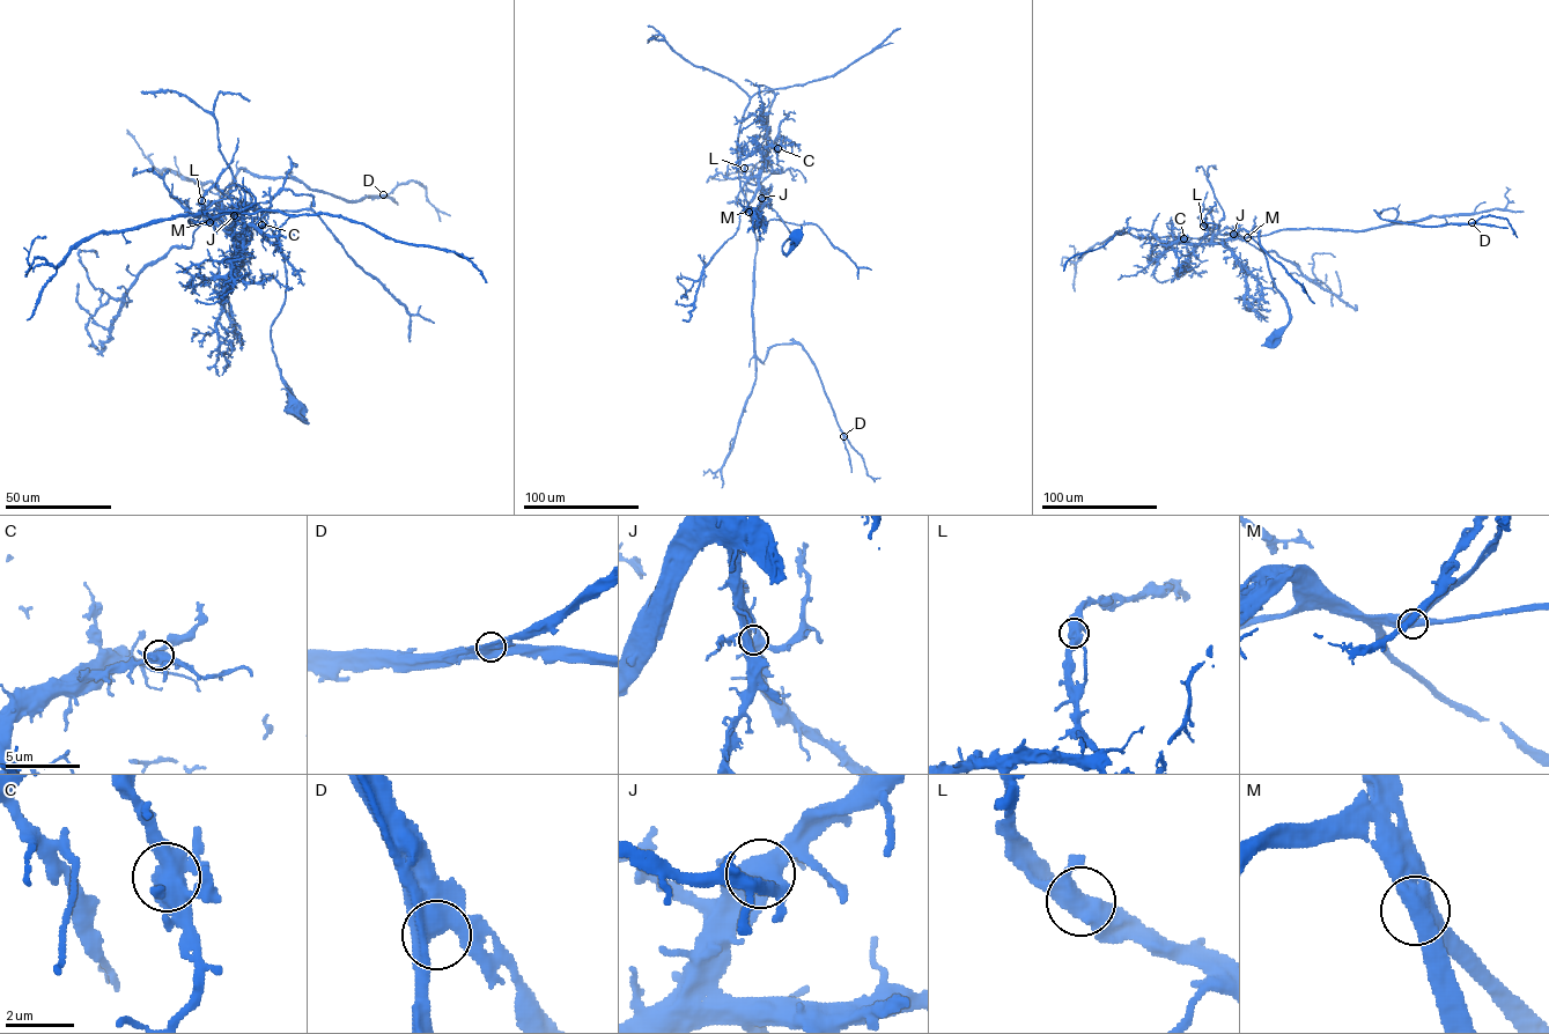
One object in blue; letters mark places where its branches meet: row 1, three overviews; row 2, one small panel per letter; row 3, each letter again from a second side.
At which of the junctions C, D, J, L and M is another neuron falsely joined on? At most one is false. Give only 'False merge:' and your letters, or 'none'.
False merge: none

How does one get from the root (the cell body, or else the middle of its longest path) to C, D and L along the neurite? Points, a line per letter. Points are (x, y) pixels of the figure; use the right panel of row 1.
C: (1271, 339), (1288, 324), (1289, 311), (1259, 244), (1243, 229), (1223, 242), (1178, 241), (1184, 238)
D: (1271, 339), (1286, 300), (1239, 229), (1225, 241), (1367, 230), (1388, 226), (1389, 208), (1382, 219), (1472, 222)
L: (1271, 339), (1288, 324), (1289, 311), (1261, 248), (1243, 229), (1212, 242), (1212, 233), (1203, 226)

